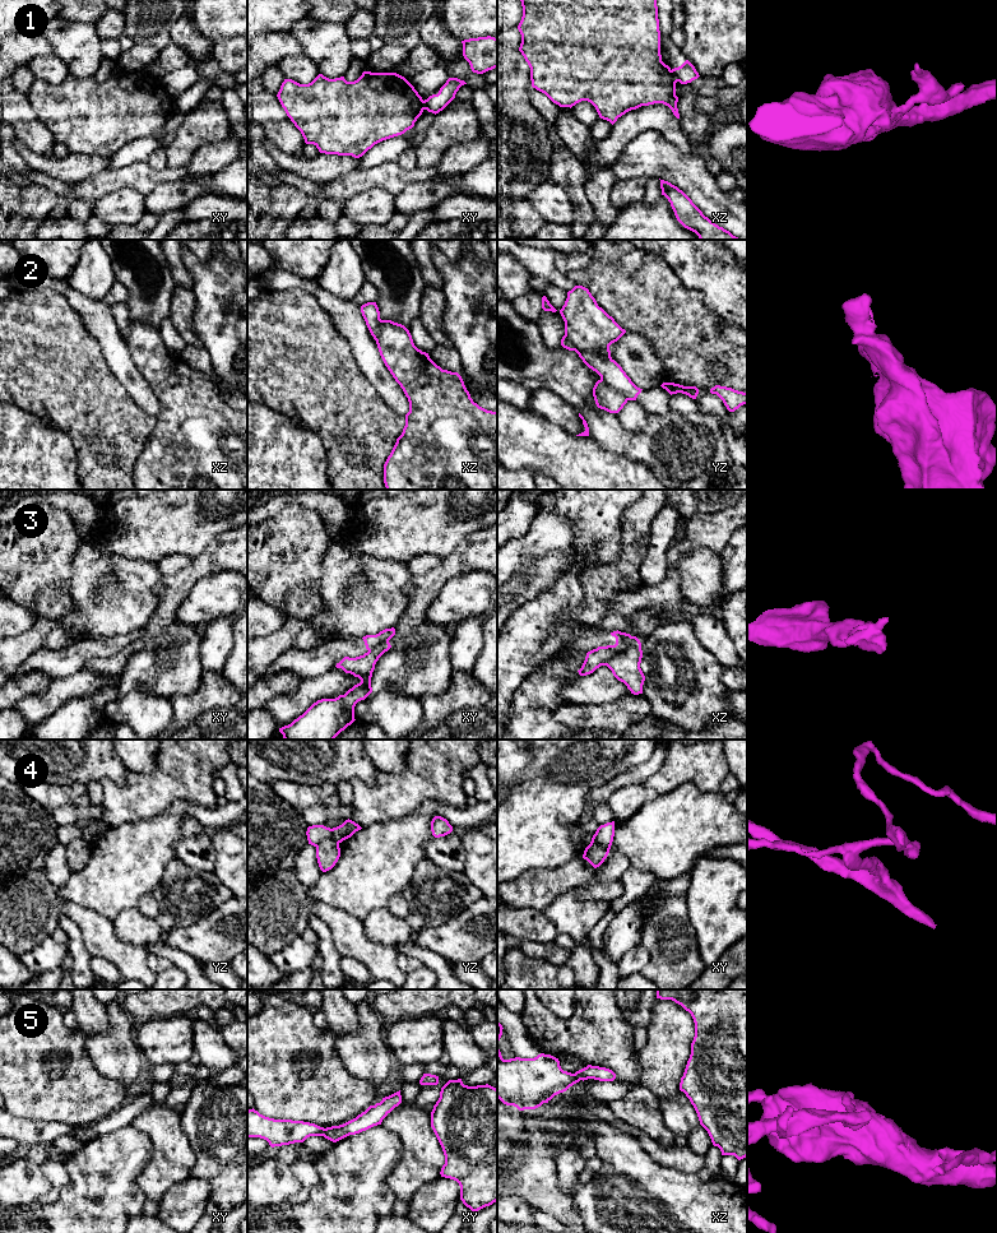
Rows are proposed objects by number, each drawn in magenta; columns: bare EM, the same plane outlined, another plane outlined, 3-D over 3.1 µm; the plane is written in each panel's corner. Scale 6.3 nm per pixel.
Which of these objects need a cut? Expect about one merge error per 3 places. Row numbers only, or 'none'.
1, 2, 3, 4, 5

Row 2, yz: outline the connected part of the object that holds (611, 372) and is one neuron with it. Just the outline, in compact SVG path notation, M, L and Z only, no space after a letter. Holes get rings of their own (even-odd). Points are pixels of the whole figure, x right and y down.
M565 335L561 339L561 346L569 351L575 351L583 362L595 371L607 385L623 394L629 400L636 400L641 393L643 389L631 381L615 360L603 358L592 351L579 351L566 340Z

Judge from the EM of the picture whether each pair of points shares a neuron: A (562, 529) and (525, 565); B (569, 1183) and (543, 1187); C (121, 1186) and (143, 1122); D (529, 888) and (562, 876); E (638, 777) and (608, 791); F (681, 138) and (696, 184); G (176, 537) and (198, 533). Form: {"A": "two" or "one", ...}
{"A": "one", "B": "two", "C": "two", "D": "one", "E": "one", "F": "two", "G": "one"}

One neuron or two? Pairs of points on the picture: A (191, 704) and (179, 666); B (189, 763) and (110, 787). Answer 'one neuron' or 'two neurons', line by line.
A: two neurons
B: one neuron

